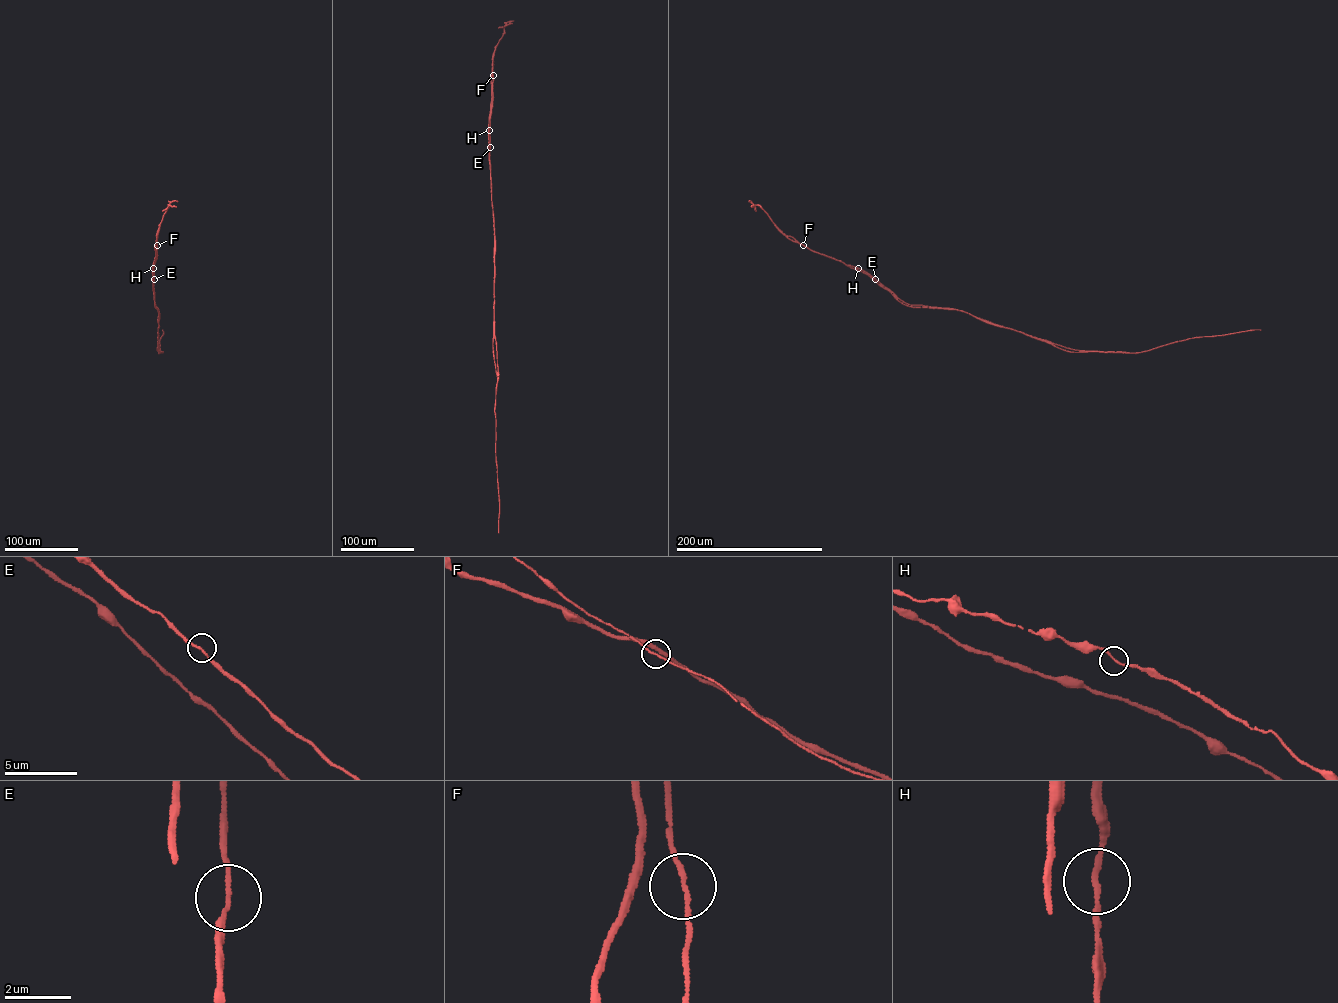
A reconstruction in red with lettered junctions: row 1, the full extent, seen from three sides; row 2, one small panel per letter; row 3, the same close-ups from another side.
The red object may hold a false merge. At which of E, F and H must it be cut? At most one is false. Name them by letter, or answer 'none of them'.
none of them

